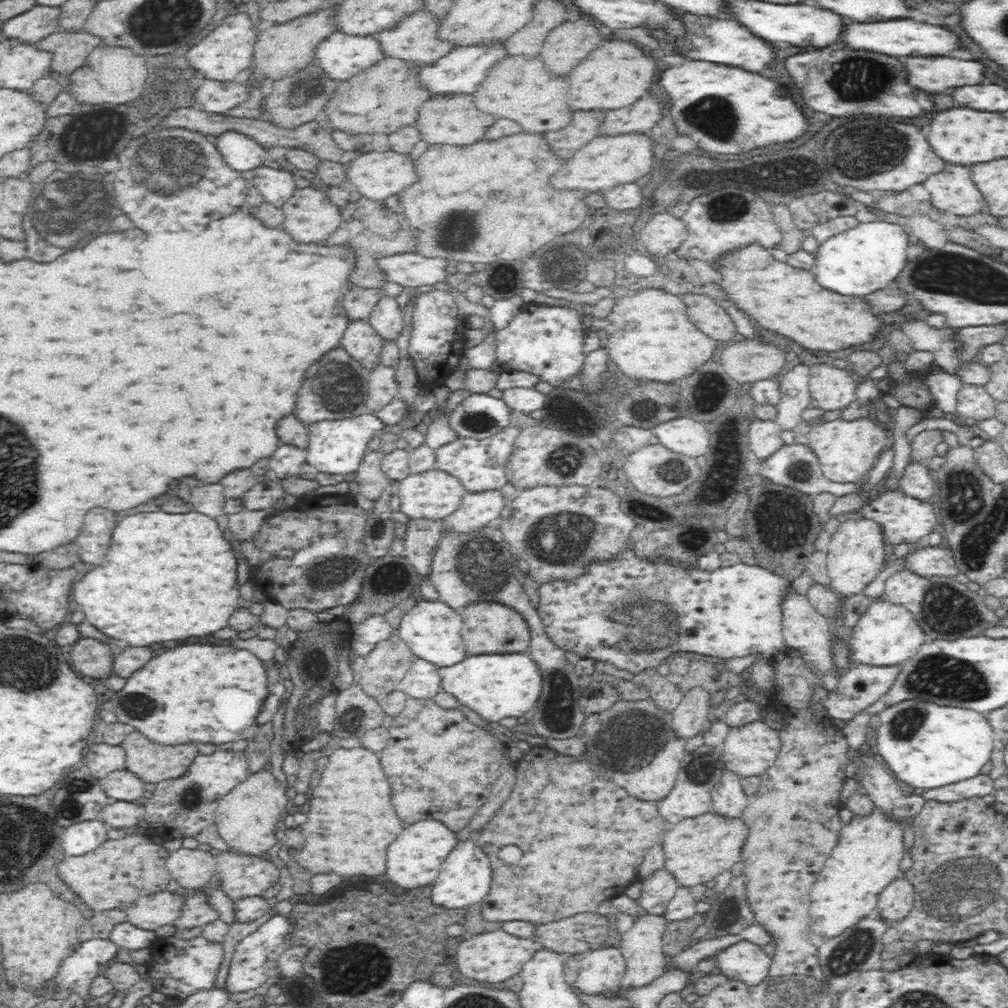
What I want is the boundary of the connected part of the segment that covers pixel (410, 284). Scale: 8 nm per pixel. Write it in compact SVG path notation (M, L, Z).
M415 252L394 254L376 260L376 266L386 278L385 282L398 284L408 291L451 280L451 269L447 269L447 264L451 263L442 258L424 258Z

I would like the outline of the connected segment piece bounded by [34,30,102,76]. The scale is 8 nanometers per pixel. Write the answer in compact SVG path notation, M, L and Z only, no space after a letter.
M58 30L34 44L34 47L51 54L51 71L69 76L84 66L90 51L100 45L100 39L92 34Z

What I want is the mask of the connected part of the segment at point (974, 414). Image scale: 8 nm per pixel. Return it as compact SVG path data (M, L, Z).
M964 384L958 392L958 411L972 423L996 416L996 403L982 386Z

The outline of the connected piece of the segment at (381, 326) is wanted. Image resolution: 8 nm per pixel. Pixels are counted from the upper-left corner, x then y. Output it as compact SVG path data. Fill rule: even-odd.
M384 294L366 320L384 340L396 340L404 326L404 313L396 296Z

